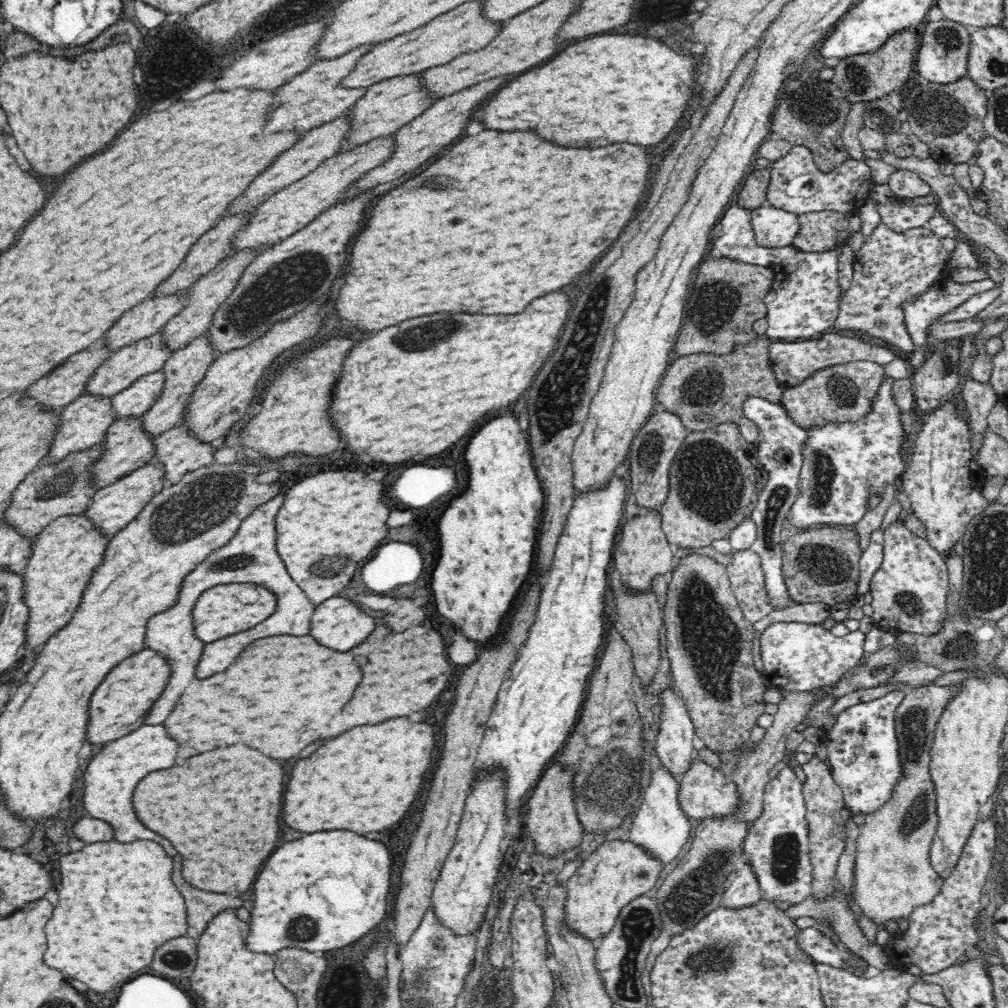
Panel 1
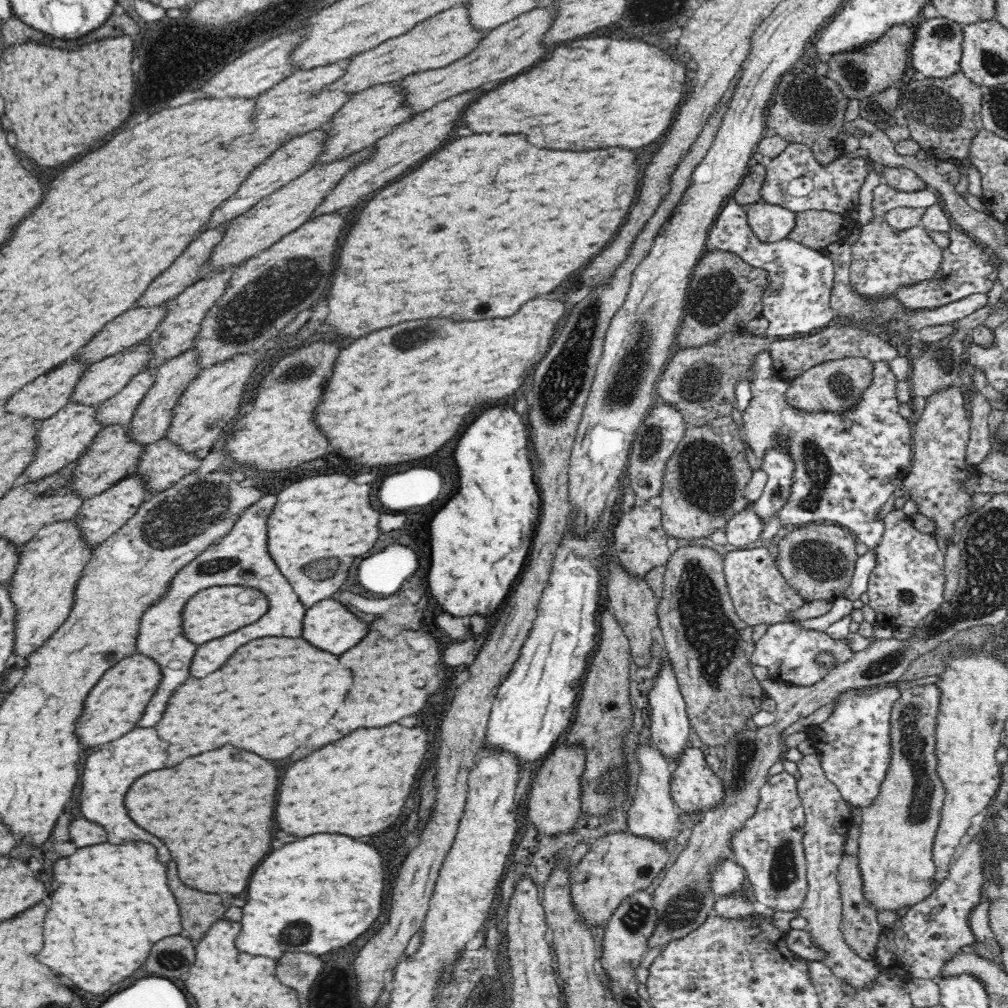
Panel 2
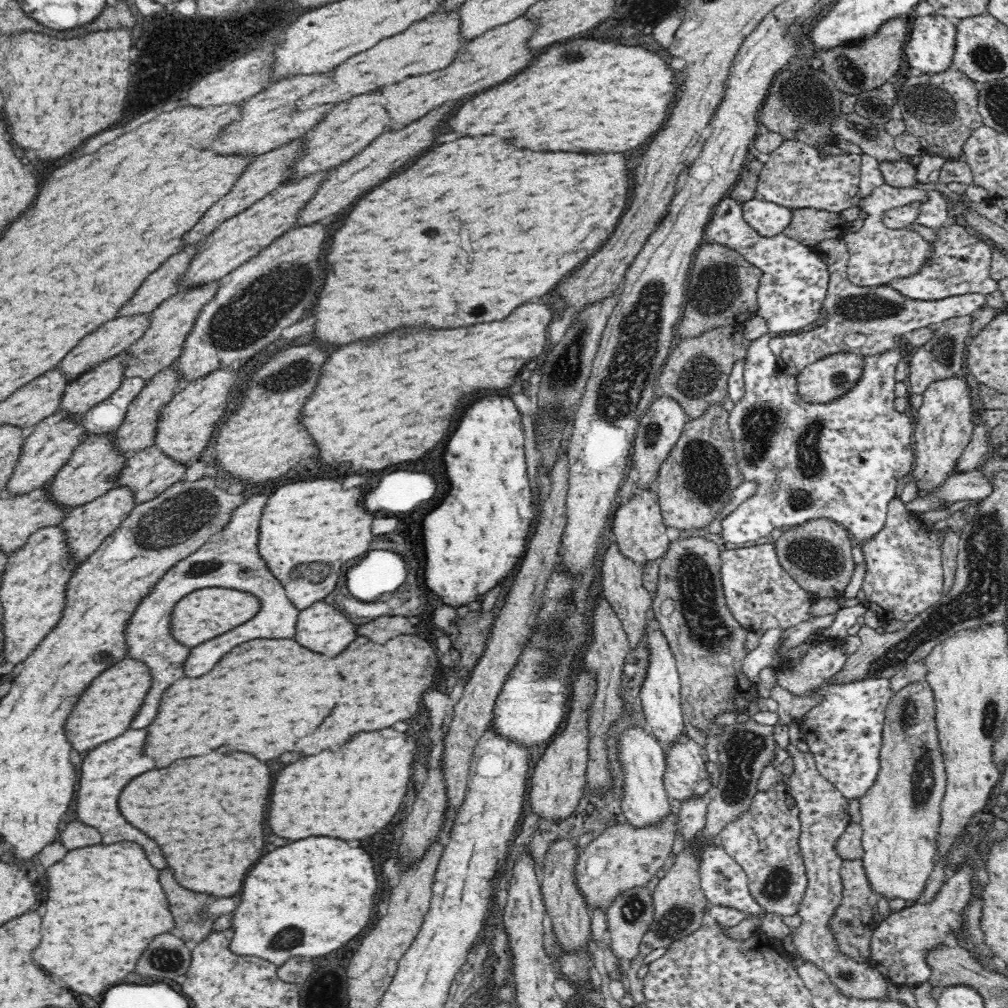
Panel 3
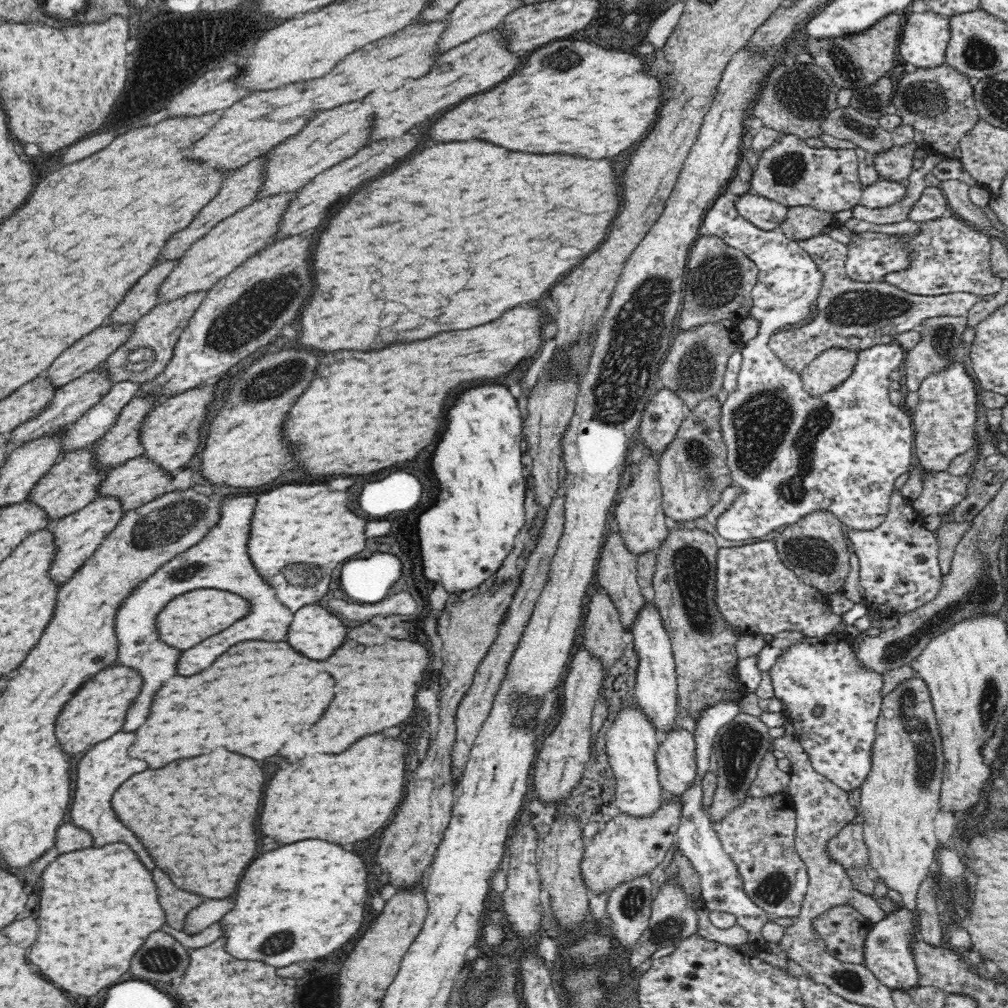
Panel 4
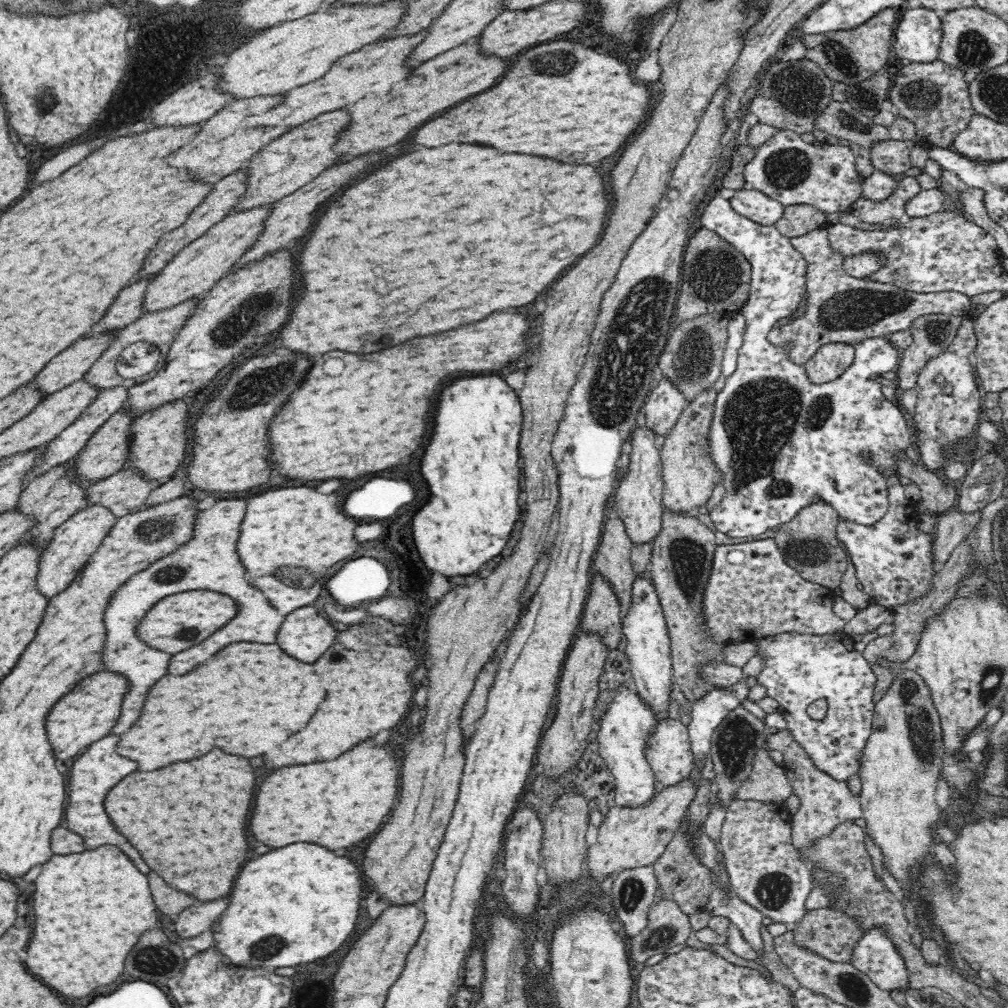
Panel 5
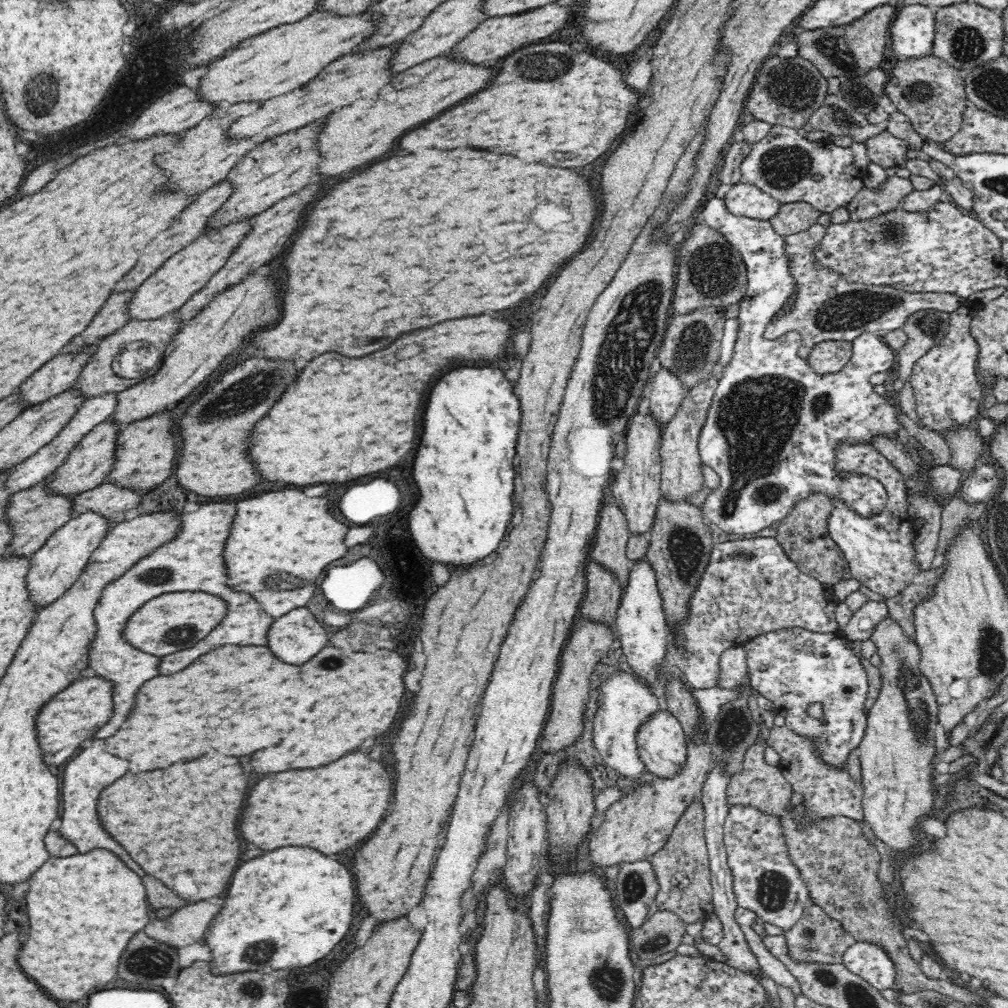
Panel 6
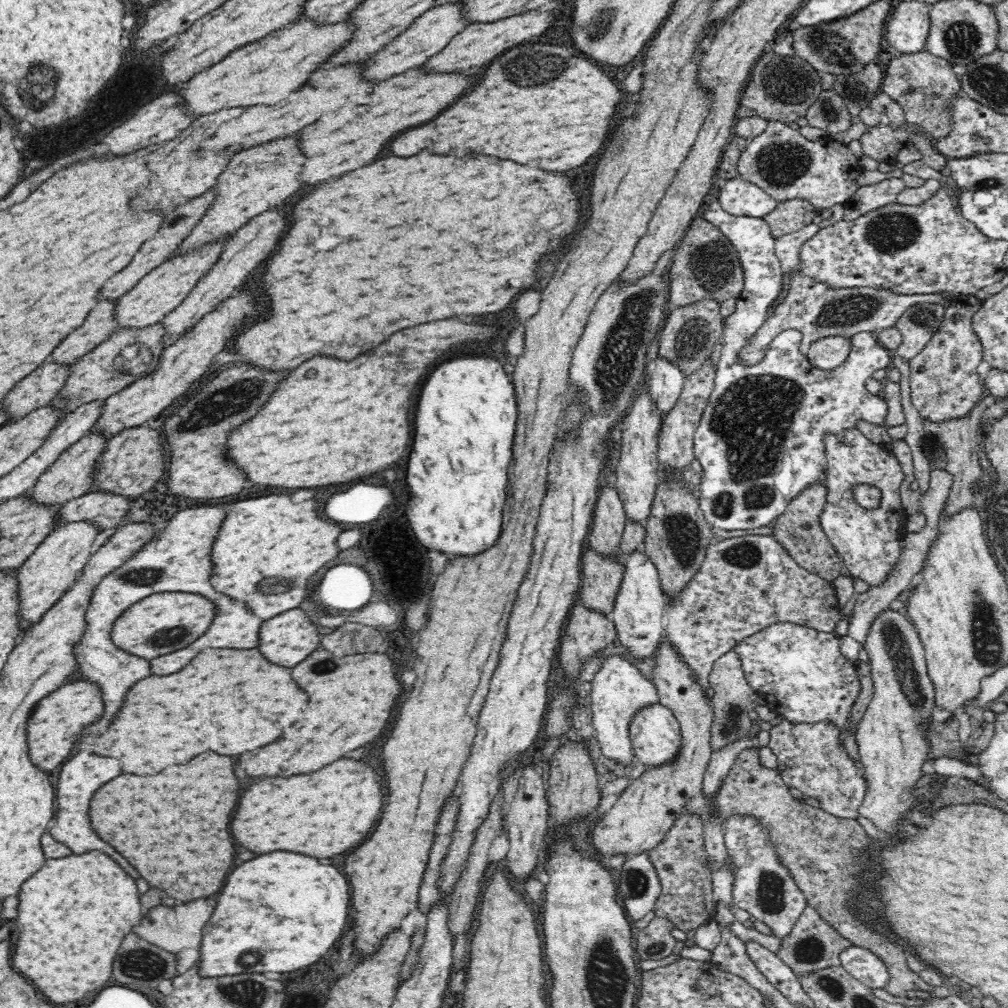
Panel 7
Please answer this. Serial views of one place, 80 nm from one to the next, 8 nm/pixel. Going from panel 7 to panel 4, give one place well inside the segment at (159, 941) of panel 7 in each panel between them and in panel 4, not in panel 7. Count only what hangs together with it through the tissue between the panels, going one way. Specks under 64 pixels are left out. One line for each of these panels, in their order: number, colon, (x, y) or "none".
4: (199, 918)
5: (192, 921)
6: (186, 925)

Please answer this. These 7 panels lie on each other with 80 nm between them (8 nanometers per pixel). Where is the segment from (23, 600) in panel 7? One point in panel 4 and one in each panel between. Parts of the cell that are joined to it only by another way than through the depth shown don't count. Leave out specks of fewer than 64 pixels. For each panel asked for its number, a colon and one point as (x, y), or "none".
4: (77, 536)
5: (73, 543)
6: (53, 569)

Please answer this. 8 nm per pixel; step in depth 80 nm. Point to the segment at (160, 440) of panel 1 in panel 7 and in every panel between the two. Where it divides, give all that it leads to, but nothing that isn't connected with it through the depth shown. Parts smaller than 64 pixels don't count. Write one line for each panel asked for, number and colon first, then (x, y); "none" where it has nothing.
2: (161, 465)
3: (148, 473)
4: (138, 481)
5: (119, 493)
6: (109, 501)
7: (105, 511)

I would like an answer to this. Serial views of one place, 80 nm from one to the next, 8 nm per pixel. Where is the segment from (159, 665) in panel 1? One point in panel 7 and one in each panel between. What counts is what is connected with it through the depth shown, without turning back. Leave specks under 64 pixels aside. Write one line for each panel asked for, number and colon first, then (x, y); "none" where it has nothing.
2: (117, 702)
3: (108, 706)
4: (97, 710)
5: (93, 706)
6: (75, 713)
7: (53, 727)

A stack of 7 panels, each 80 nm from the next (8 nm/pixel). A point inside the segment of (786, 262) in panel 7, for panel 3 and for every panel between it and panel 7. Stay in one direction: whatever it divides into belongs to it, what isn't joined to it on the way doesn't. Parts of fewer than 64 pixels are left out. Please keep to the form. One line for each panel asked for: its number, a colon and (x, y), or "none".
3: (862, 320)
4: (851, 315)
5: (838, 308)
6: (824, 307)

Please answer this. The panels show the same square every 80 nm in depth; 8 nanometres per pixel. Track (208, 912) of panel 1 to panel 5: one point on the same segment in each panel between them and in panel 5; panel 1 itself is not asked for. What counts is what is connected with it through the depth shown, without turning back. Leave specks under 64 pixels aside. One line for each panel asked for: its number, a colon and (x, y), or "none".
2: (199, 911)
3: (185, 906)
4: (176, 903)
5: (169, 901)

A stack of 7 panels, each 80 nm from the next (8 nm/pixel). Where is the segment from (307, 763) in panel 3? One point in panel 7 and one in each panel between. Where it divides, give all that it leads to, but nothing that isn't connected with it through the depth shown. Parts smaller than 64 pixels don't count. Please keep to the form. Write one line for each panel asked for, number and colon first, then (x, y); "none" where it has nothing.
4: (341, 799)
5: (335, 804)
6: (331, 808)
7: (322, 814)

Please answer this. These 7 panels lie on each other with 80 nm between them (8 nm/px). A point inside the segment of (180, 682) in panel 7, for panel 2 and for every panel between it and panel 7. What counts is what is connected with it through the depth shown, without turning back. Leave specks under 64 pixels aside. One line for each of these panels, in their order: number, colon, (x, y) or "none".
2: (261, 694)
3: (250, 699)
4: (253, 695)
5: (248, 694)
6: (237, 699)

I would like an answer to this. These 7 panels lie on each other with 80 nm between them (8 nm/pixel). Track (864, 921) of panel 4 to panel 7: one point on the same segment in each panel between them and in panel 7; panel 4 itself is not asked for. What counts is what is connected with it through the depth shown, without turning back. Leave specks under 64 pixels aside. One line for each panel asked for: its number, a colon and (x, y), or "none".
5: (832, 935)
6: (816, 938)
7: (813, 944)

